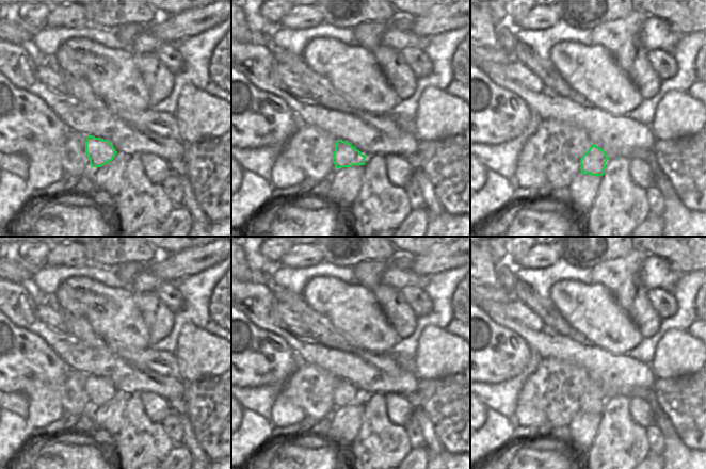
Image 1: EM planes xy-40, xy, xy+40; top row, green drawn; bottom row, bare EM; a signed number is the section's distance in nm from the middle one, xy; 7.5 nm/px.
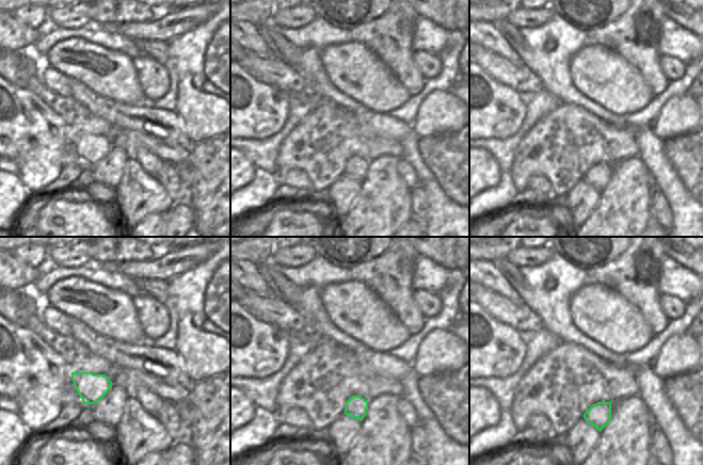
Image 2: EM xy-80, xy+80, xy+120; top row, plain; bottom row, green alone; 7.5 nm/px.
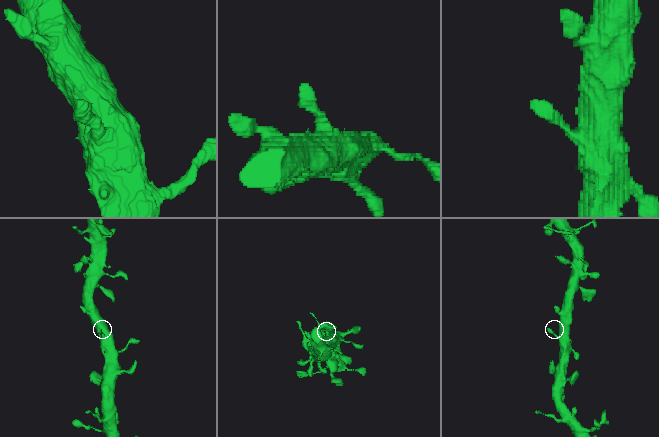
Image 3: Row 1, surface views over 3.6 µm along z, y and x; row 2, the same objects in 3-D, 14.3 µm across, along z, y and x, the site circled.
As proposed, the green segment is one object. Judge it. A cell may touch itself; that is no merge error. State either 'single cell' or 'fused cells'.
single cell

